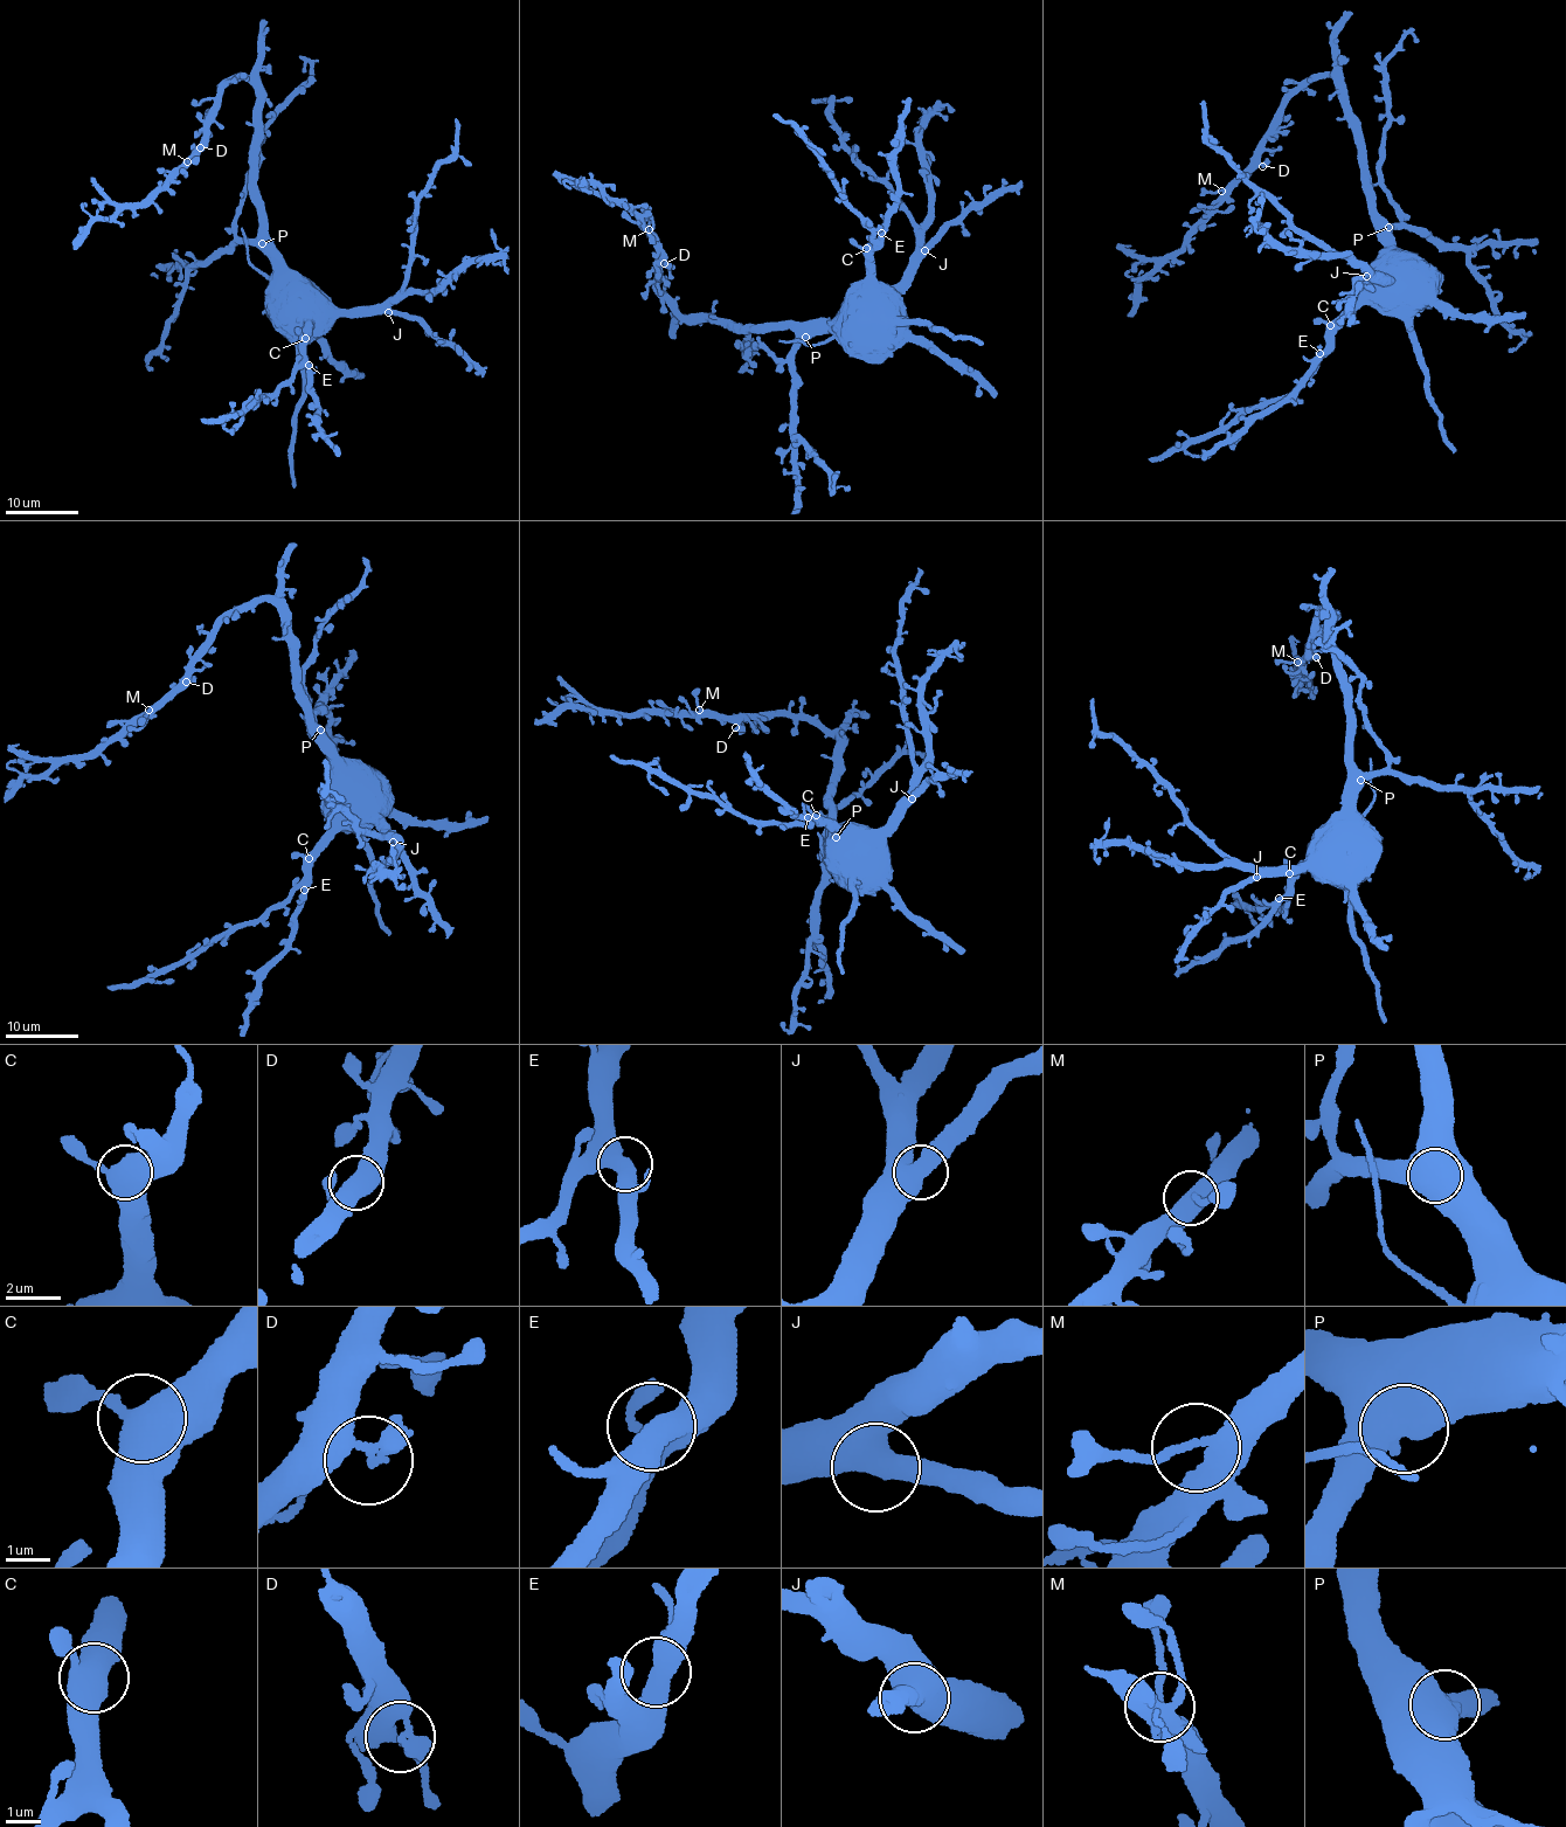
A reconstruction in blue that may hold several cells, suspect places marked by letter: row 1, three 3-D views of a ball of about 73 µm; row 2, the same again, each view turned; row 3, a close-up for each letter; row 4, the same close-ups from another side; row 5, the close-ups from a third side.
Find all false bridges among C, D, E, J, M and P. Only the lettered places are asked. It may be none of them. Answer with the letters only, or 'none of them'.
none of them

